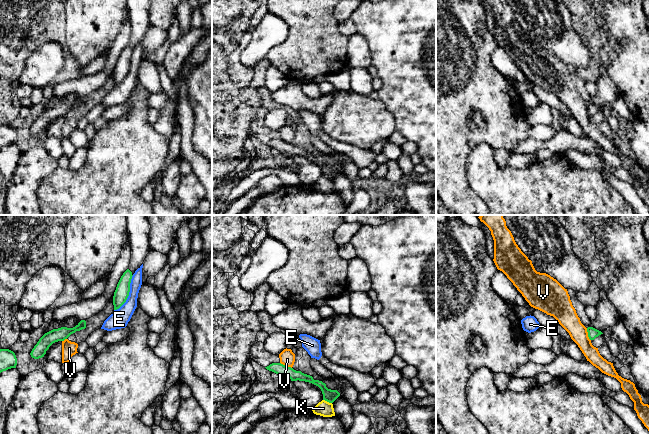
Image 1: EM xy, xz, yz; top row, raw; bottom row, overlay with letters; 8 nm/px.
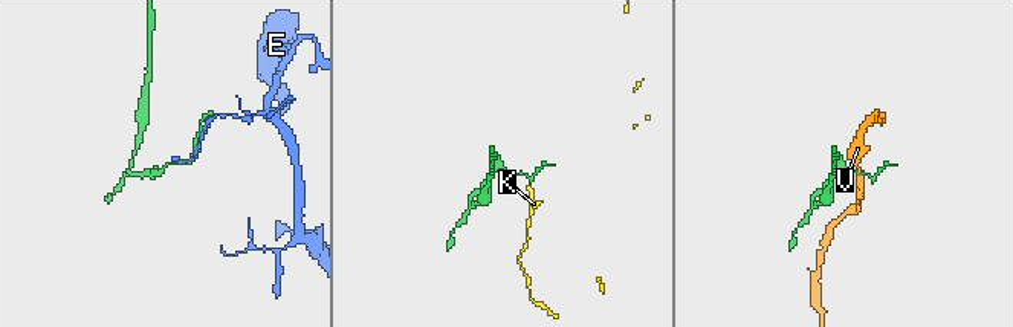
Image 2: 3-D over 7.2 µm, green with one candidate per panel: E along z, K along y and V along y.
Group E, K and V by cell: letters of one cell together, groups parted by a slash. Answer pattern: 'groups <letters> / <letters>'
groups E / K / V

